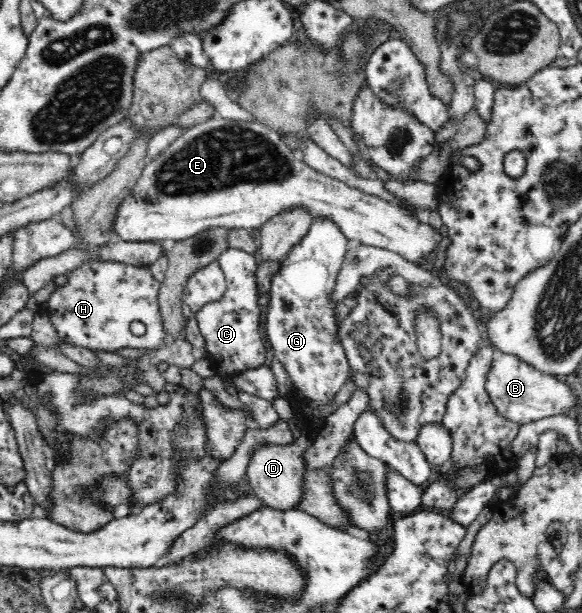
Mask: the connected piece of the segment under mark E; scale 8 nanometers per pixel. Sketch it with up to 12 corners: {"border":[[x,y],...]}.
{"border":[[197,123],[116,213],[125,242],[258,231],[294,207],[432,264],[425,218],[305,165],[263,123]]}

